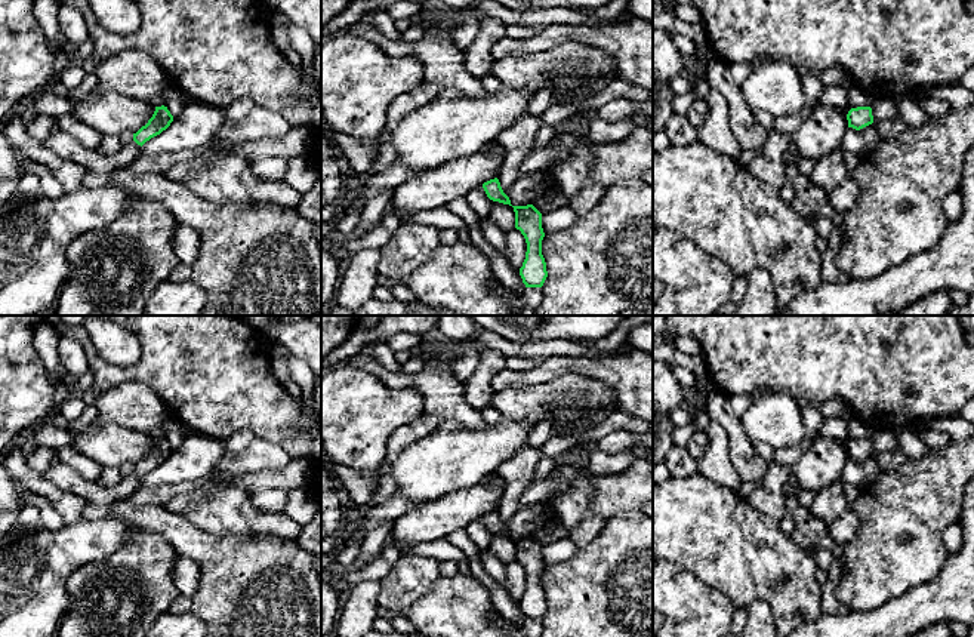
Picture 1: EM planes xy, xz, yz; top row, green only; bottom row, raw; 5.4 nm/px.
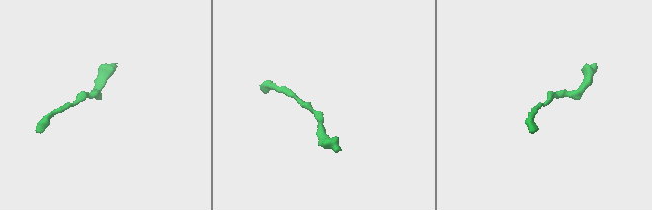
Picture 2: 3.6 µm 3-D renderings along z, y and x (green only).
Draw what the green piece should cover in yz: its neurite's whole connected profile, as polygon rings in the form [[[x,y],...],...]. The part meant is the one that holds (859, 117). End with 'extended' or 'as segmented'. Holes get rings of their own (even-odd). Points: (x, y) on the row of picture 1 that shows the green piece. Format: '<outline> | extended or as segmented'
[[[820,104],[805,114],[802,124],[790,135],[790,144],[796,159],[820,160],[841,147],[850,127],[860,130],[872,123],[870,107],[851,108],[845,116],[838,107]]] | extended

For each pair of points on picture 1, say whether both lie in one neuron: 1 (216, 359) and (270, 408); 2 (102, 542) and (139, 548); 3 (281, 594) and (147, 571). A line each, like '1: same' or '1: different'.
1: same
2: different
3: different

